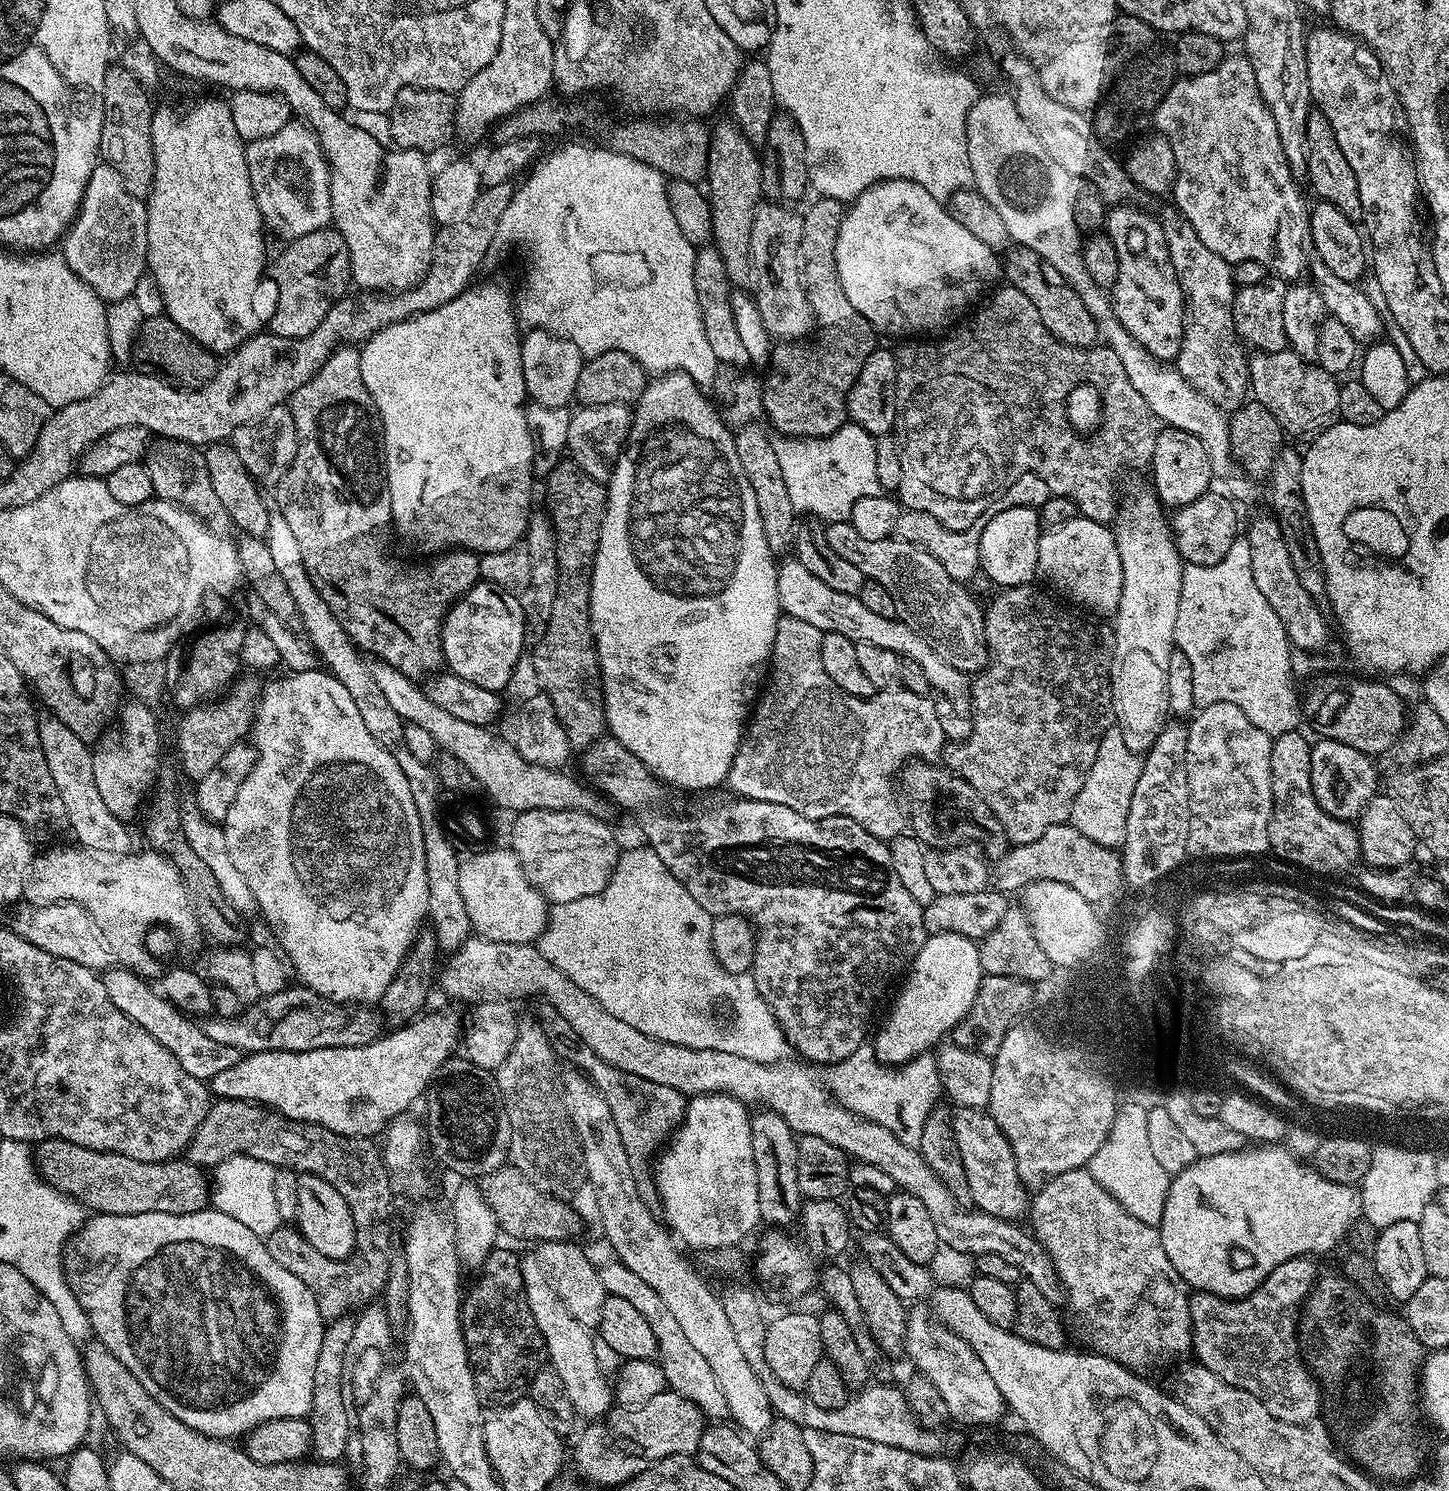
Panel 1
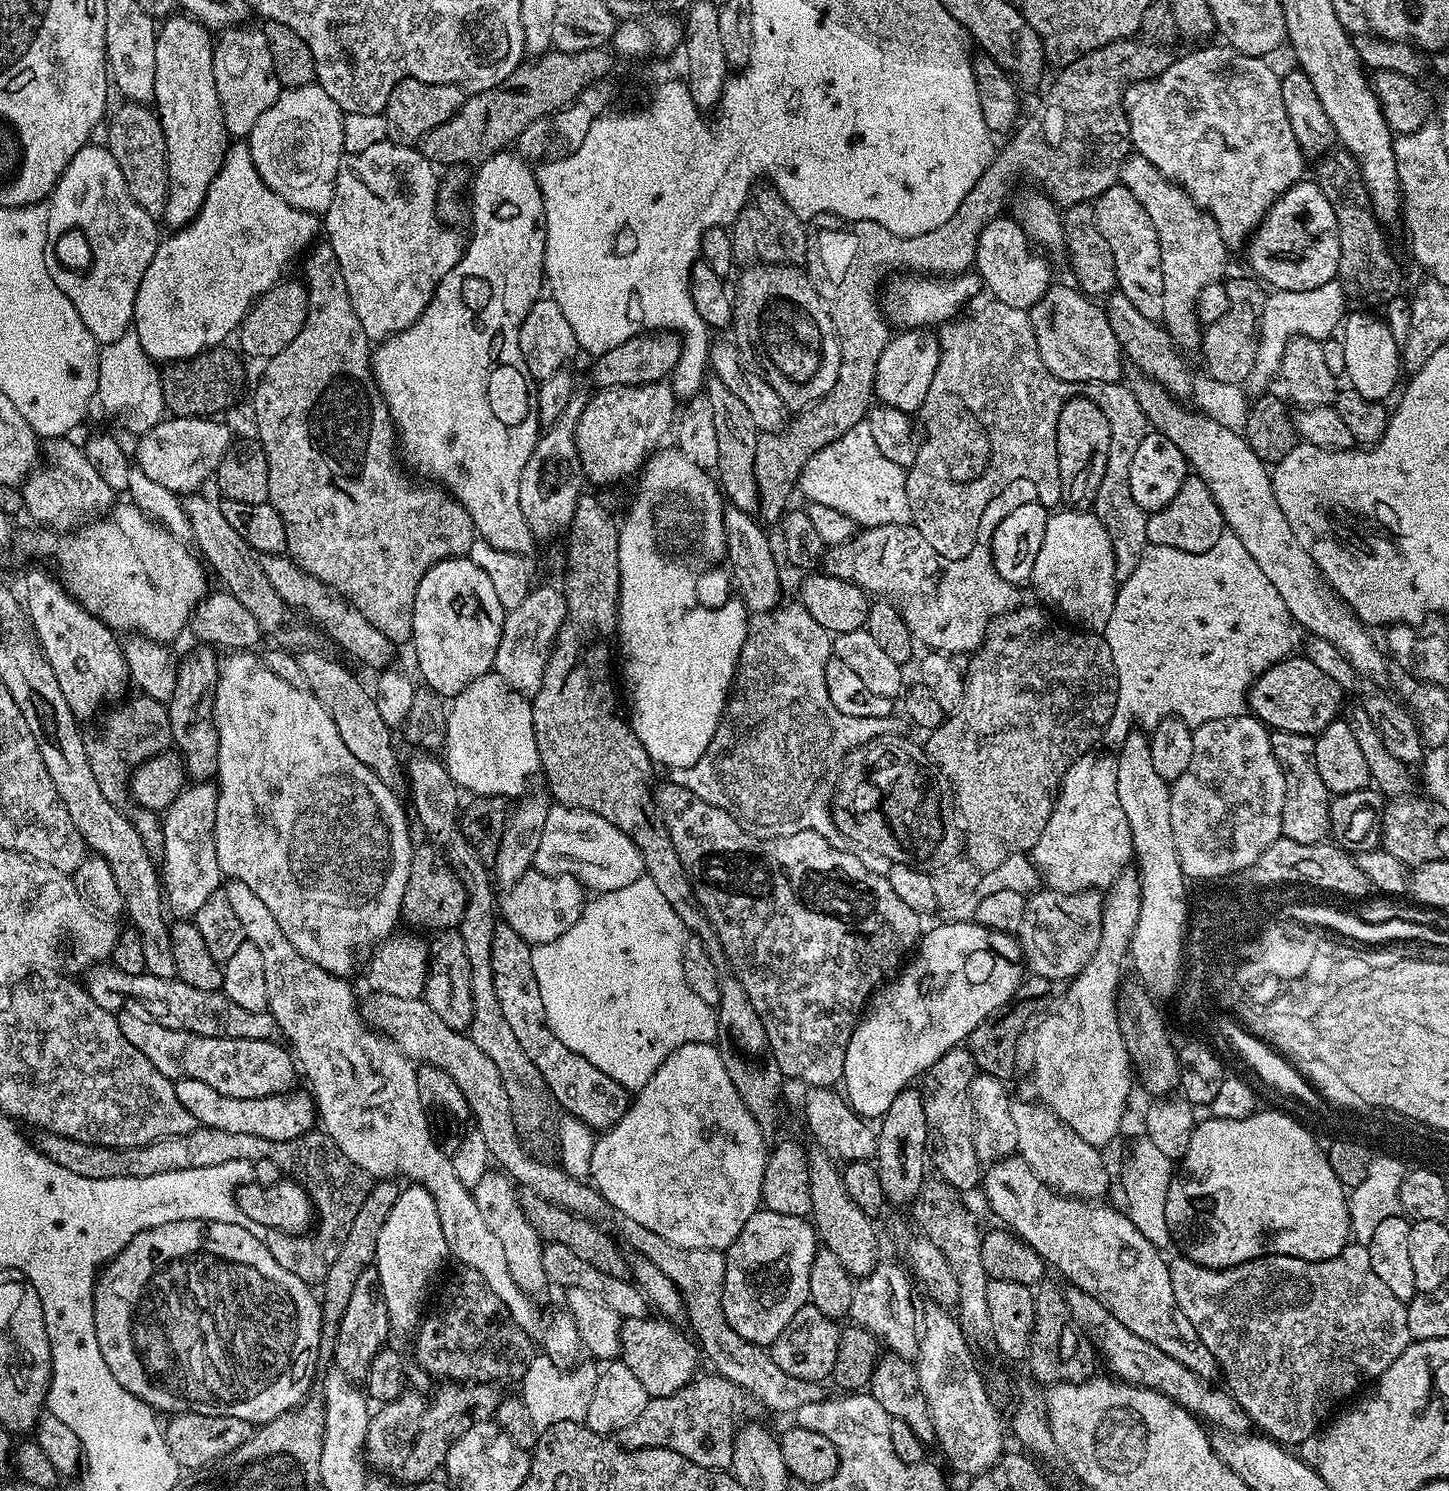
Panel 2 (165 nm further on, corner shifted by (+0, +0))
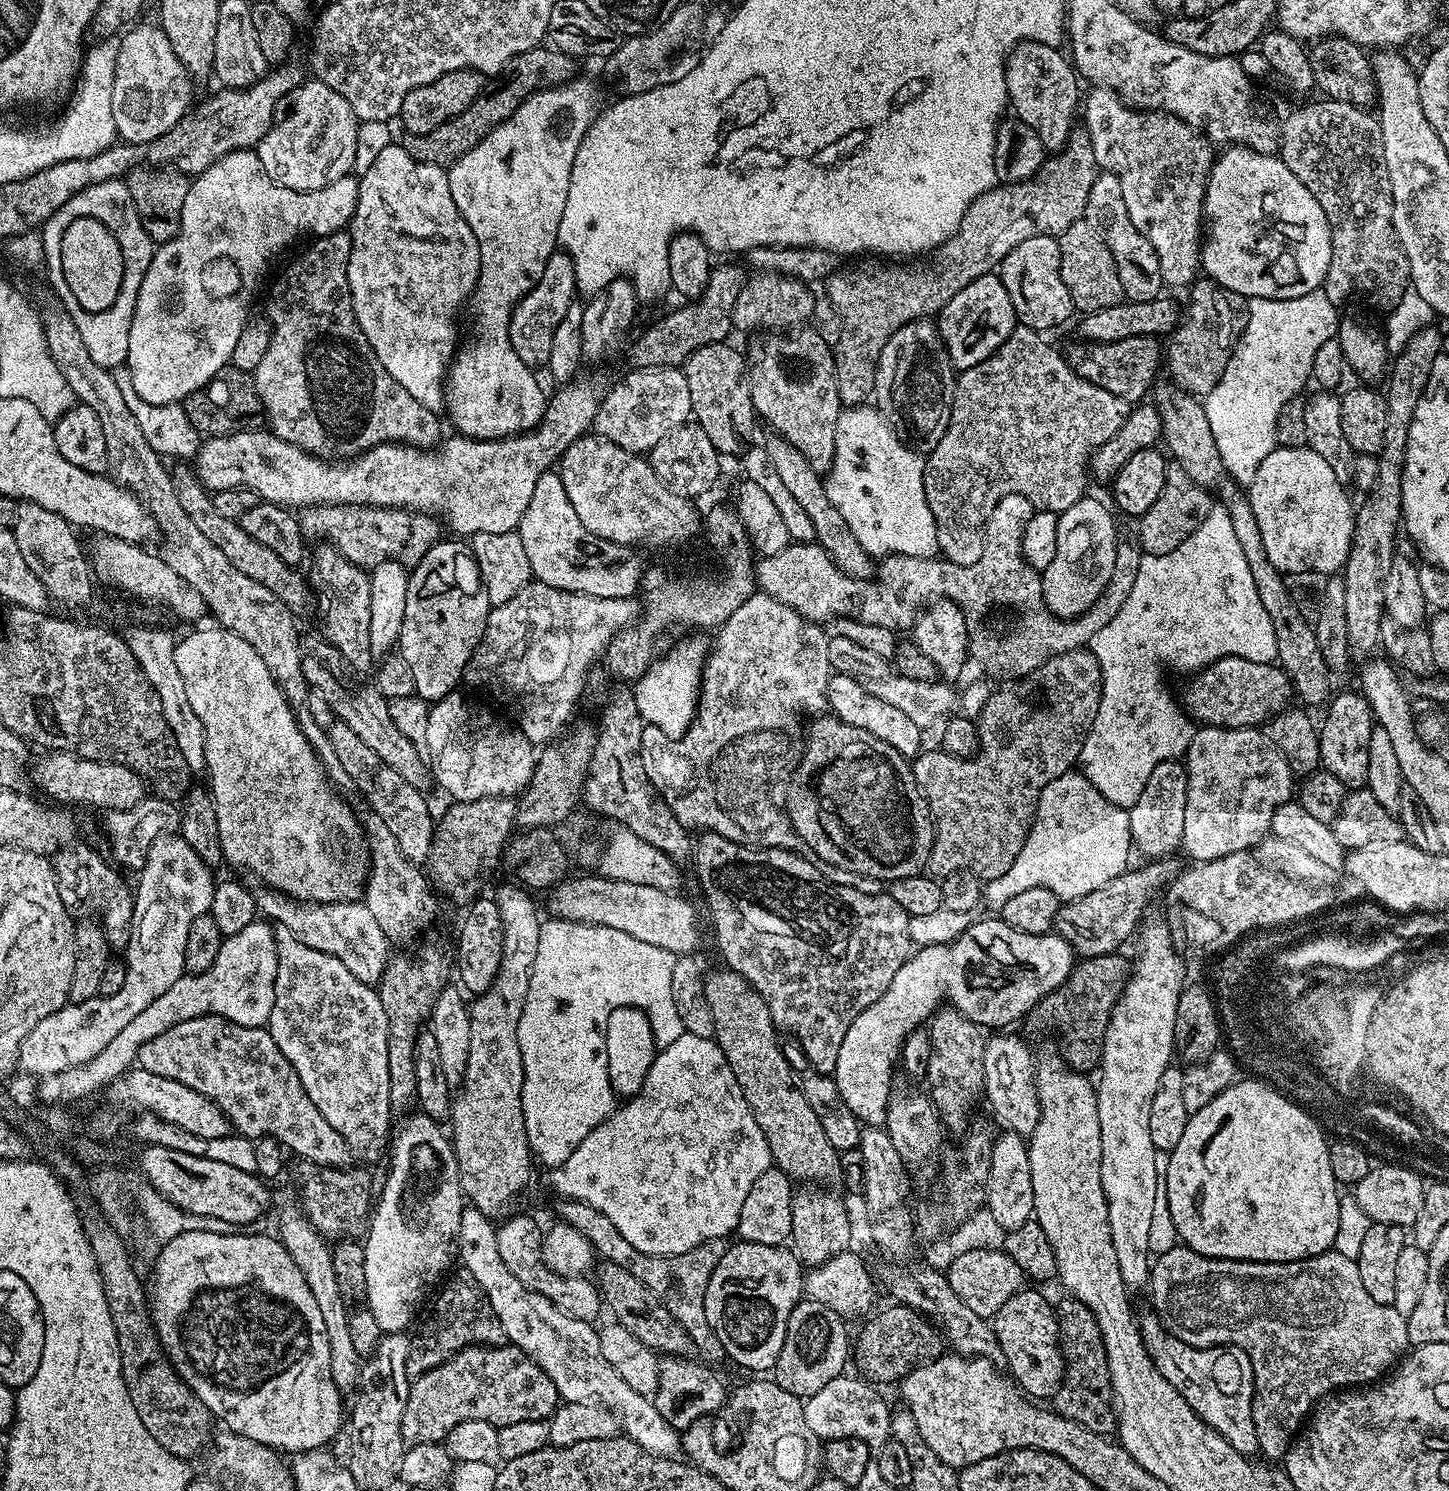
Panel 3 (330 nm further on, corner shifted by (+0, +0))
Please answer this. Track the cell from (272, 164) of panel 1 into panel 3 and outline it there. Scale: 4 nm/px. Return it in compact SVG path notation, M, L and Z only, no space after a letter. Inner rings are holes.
M308 78L292 93L290 103L292 109L273 123L271 130L260 139L254 149L266 174L274 182L299 192L322 190L322 186L330 186L338 182L338 178L349 175L354 169L354 152L358 150L360 129L360 121L356 119L350 102L346 102L346 98L338 94L338 90L330 90L330 86L326 86L322 81Z

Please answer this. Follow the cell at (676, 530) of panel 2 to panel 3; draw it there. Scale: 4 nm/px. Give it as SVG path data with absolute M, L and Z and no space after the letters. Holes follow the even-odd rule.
M692 634L689 640L680 640L673 646L672 652L668 652L656 658L652 665L646 670L643 677L635 681L634 691L636 694L636 705L640 711L640 717L645 725L662 730L662 734L673 738L679 738L692 727L695 718L698 701L702 691L702 669L704 661L710 651L709 641L704 641L700 634Z

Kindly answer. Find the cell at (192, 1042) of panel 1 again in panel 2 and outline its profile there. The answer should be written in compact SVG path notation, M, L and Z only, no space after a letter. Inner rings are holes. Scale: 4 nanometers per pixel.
M136 1010L124 1011L118 1019L126 1042L142 1050L154 1062L154 1070L166 1074L173 1082L194 1078L206 1082L218 1094L226 1094L226 1098L266 1098L287 1093L295 1085L292 1083L296 1074L298 1078L298 1065L291 1051L276 1040L206 1038L202 1034L164 1028Z

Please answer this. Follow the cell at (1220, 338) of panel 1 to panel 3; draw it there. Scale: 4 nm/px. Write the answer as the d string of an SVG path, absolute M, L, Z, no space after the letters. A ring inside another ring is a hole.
M1096 86L1091 89L1092 93L1085 95L1082 100L1082 120L1084 116L1083 127L1088 133L1088 145L1092 147L1092 153L1096 159L1097 169L1114 174L1118 182L1122 182L1122 199L1126 201L1126 211L1130 213L1130 222L1138 226L1138 230L1154 246L1154 254L1158 254L1158 266L1164 279L1164 284L1188 284L1195 278L1196 272L1201 271L1200 267L1200 245L1202 243L1202 217L1204 215L1204 195L1208 185L1208 172L1212 168L1214 159L1214 148L1207 136L1187 124L1185 120L1179 120L1177 116L1167 116L1165 112L1146 112L1139 108L1132 107L1131 104L1125 104L1124 99L1116 95L1113 88Z

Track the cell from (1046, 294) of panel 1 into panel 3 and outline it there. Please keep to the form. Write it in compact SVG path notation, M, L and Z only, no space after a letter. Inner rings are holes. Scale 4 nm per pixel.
M1135 336L1122 342L1109 344L1093 344L1091 342L1076 342L1069 352L1066 352L1068 364L1086 382L1094 382L1094 386L1102 386L1111 394L1120 395L1129 402L1140 402L1144 396L1153 391L1157 383L1156 371L1162 368L1162 344L1154 336Z

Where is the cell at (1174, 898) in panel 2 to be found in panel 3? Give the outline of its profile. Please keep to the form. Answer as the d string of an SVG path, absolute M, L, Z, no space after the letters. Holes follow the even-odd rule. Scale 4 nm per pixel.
M1167 923L1147 924L1139 933L1140 953L1136 956L1136 965L1132 972L1130 968L1122 994L1115 997L1112 1005L1112 1017L1100 1049L1100 1081L1097 1079L1094 1084L1098 1126L1102 1130L1102 1190L1108 1203L1108 1225L1114 1254L1118 1254L1118 1270L1122 1270L1122 1282L1132 1294L1143 1288L1145 1291L1150 1284L1150 1221L1154 1219L1154 1198L1162 1191L1162 1174L1156 1165L1158 1153L1154 1142L1150 1142L1150 1102L1154 1102L1162 1074L1166 1074L1174 1060L1174 1017L1178 1014L1180 992L1186 986L1184 964L1172 945L1173 933Z

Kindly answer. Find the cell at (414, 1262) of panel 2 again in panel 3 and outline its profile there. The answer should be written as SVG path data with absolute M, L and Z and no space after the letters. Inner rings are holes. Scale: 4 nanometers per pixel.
M415 1115L404 1118L409 1120L402 1121L400 1129L397 1132L395 1129L391 1137L392 1169L388 1172L384 1189L378 1192L378 1199L370 1213L368 1231L362 1240L366 1254L366 1290L363 1299L384 1334L403 1333L408 1327L411 1329L412 1319L415 1318L424 1295L432 1287L437 1287L436 1279L451 1266L452 1260L454 1264L458 1256L462 1210L466 1206L466 1197L460 1188L458 1162L449 1133L445 1129L443 1132L440 1129L443 1127L429 1116Z

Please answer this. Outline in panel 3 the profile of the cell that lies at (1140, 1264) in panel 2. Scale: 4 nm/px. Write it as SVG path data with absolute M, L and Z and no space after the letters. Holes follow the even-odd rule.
M1155 1314L1141 1315L1138 1323L1146 1350L1156 1369L1186 1398L1192 1410L1212 1429L1222 1434L1230 1446L1242 1455L1252 1458L1260 1452L1256 1427L1252 1417L1252 1357L1235 1346L1223 1350L1195 1348L1168 1335Z

